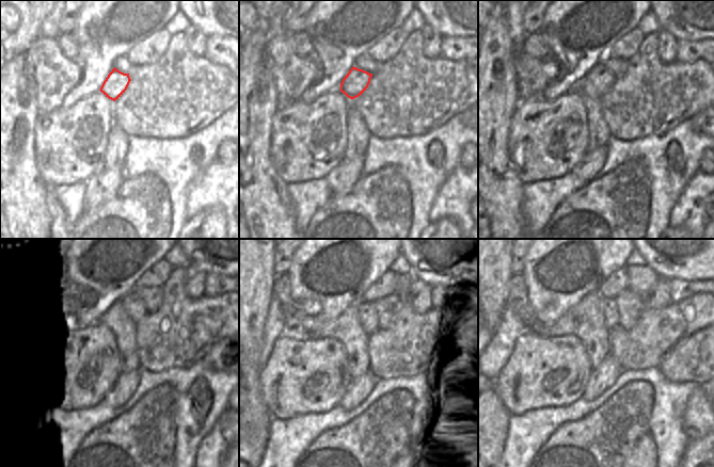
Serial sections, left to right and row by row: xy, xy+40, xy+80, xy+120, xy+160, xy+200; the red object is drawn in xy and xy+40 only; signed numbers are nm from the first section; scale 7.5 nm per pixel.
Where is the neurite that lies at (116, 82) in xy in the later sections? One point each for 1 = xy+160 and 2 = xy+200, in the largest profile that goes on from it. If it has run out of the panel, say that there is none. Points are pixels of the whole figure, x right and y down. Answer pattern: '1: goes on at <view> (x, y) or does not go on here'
1: goes on at xy+160 (368, 317)
2: goes on at xy+200 (609, 307)

